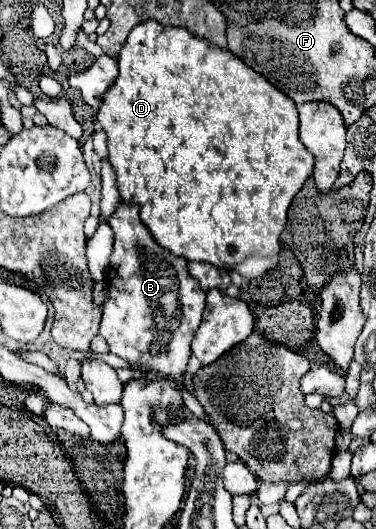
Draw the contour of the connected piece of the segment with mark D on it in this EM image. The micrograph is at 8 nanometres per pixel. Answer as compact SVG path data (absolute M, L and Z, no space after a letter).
M152 19L148 23L136 25L130 31L118 59L120 59L120 75L106 89L102 105L96 111L96 117L102 131L108 137L108 151L110 151L108 159L116 171L116 183L122 201L138 203L140 217L146 223L146 227L152 231L154 239L178 257L184 257L188 261L206 261L226 271L238 269L238 273L246 279L262 277L266 271L274 269L278 265L280 233L286 225L288 207L294 195L302 189L306 179L312 175L312 167L314 167L314 157L306 151L306 147L298 139L298 109L292 103L292 99L288 99L266 77L256 73L252 67L248 67L244 61L240 61L240 57L236 57L228 49L214 47L212 41L200 39L184 27L164 27L162 23L156 23Z

